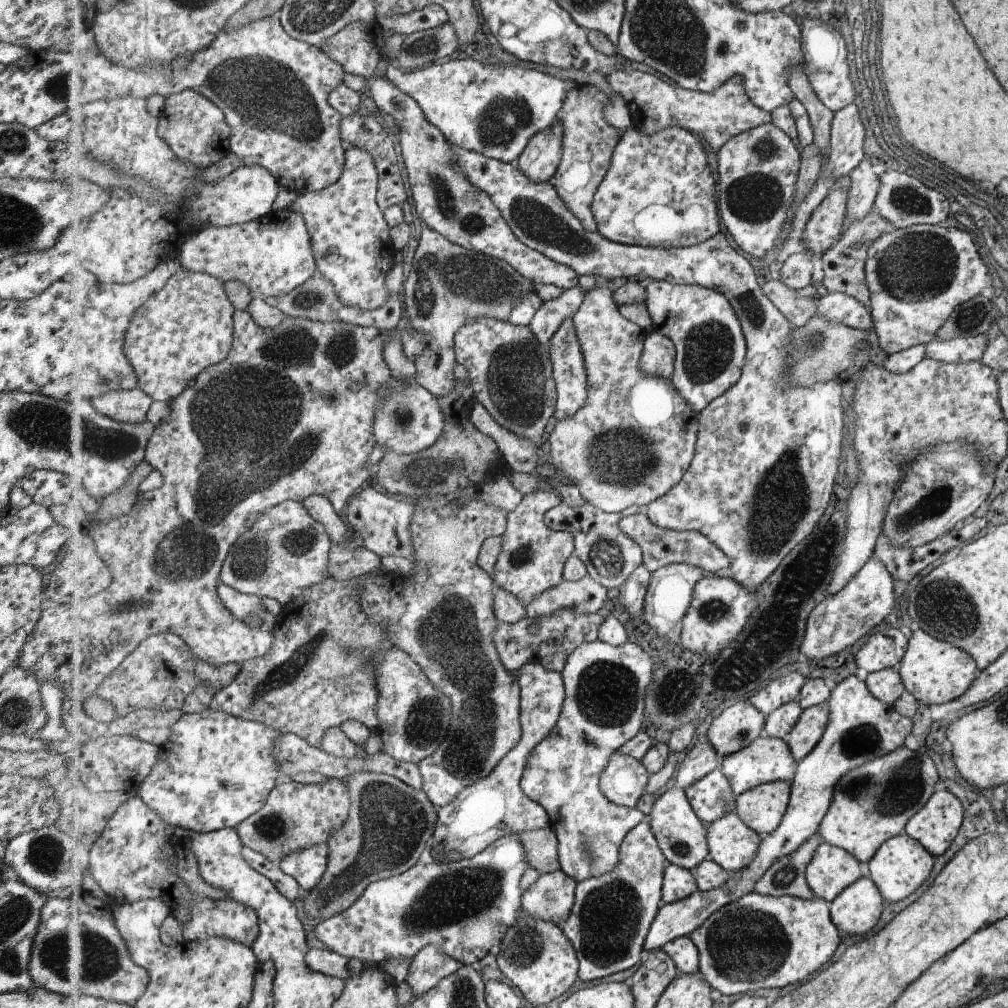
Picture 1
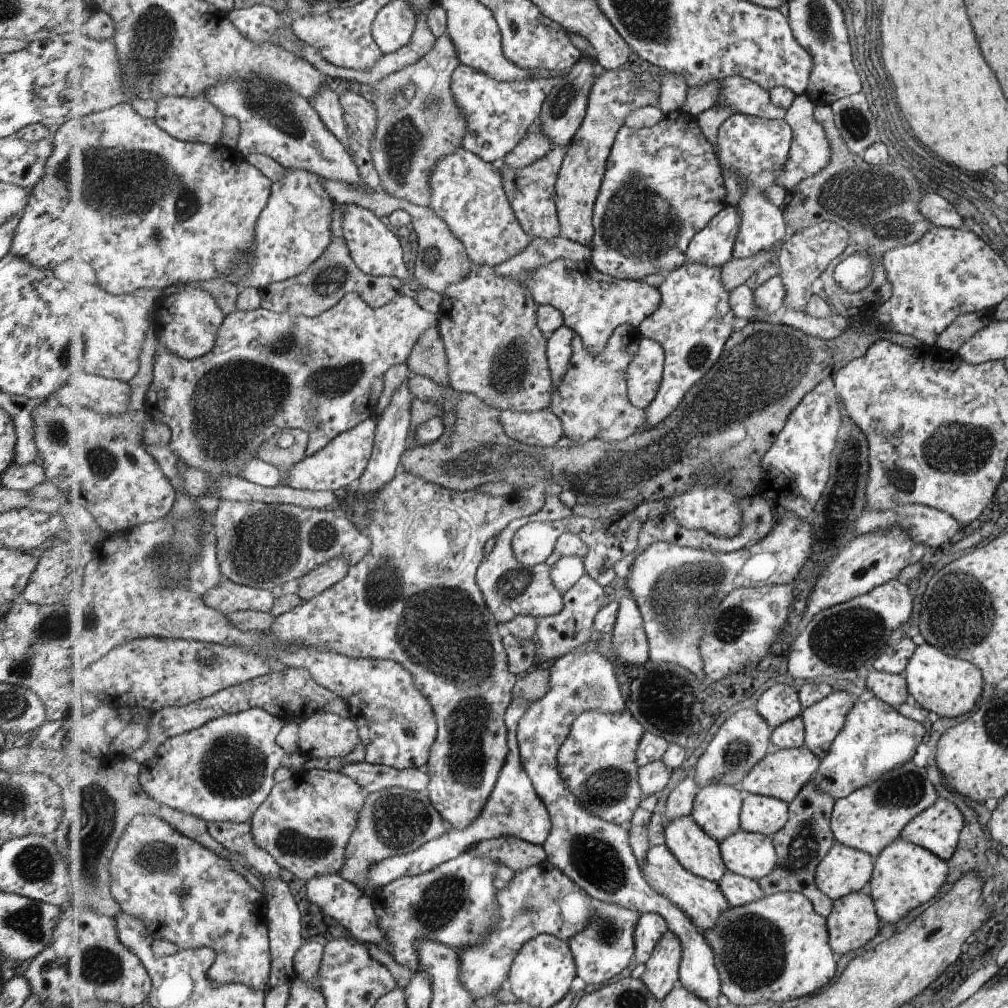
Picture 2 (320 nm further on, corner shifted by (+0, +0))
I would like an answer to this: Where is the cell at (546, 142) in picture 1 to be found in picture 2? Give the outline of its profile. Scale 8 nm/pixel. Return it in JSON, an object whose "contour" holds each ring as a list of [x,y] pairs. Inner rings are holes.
{"contour":[[[582,54],[578,63],[571,67],[570,71],[556,82],[554,90],[550,92],[548,99],[543,103],[538,123],[542,131],[554,142],[552,146],[559,145],[560,147],[565,147],[571,144],[571,140],[575,138],[577,131],[581,128],[581,124],[583,124],[583,120],[585,120],[589,94],[591,94],[595,81],[593,59]]]}

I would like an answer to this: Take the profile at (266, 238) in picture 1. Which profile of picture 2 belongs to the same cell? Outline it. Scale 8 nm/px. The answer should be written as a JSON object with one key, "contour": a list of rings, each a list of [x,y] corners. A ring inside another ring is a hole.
{"contour":[[[286,169],[281,180],[272,182],[270,202],[256,228],[256,250],[249,258],[250,272],[240,282],[239,290],[247,287],[261,290],[305,272],[323,256],[332,241],[332,216],[337,202],[327,192],[322,177],[306,170]]]}

